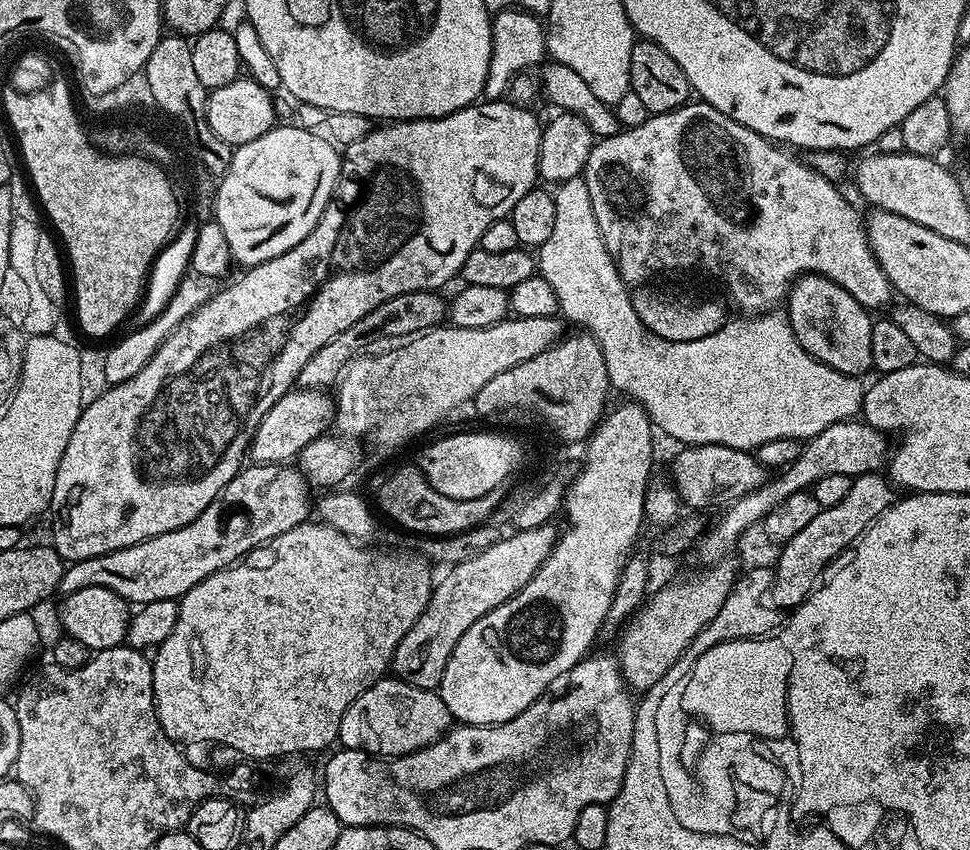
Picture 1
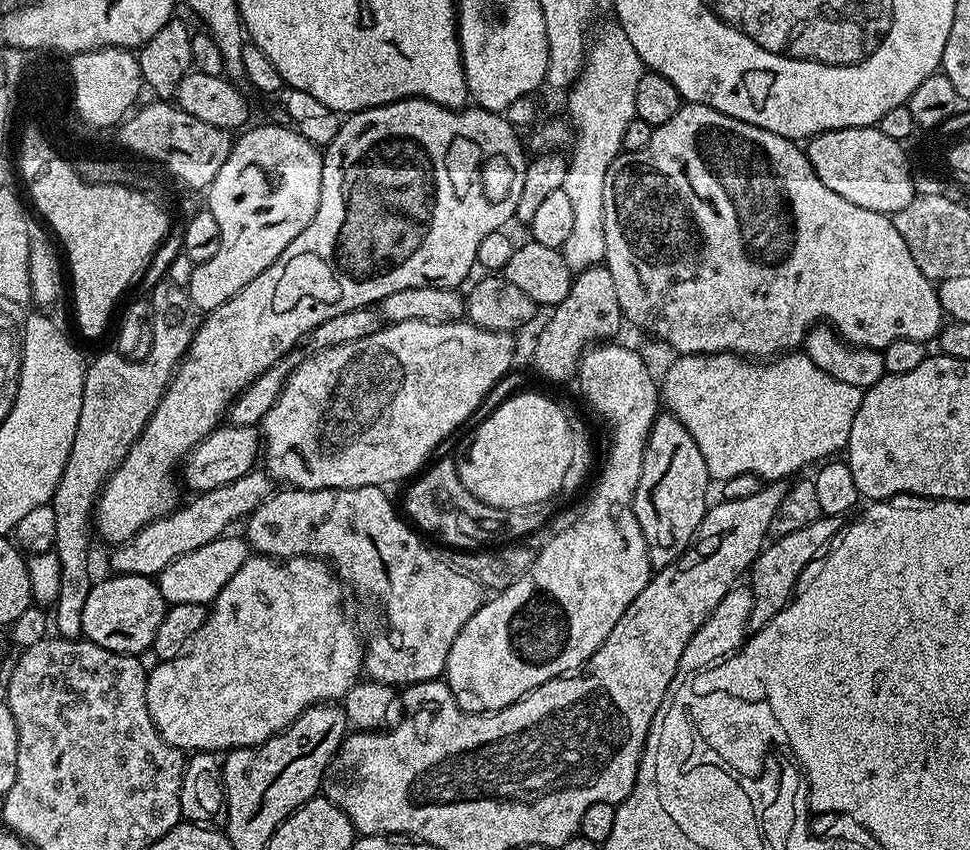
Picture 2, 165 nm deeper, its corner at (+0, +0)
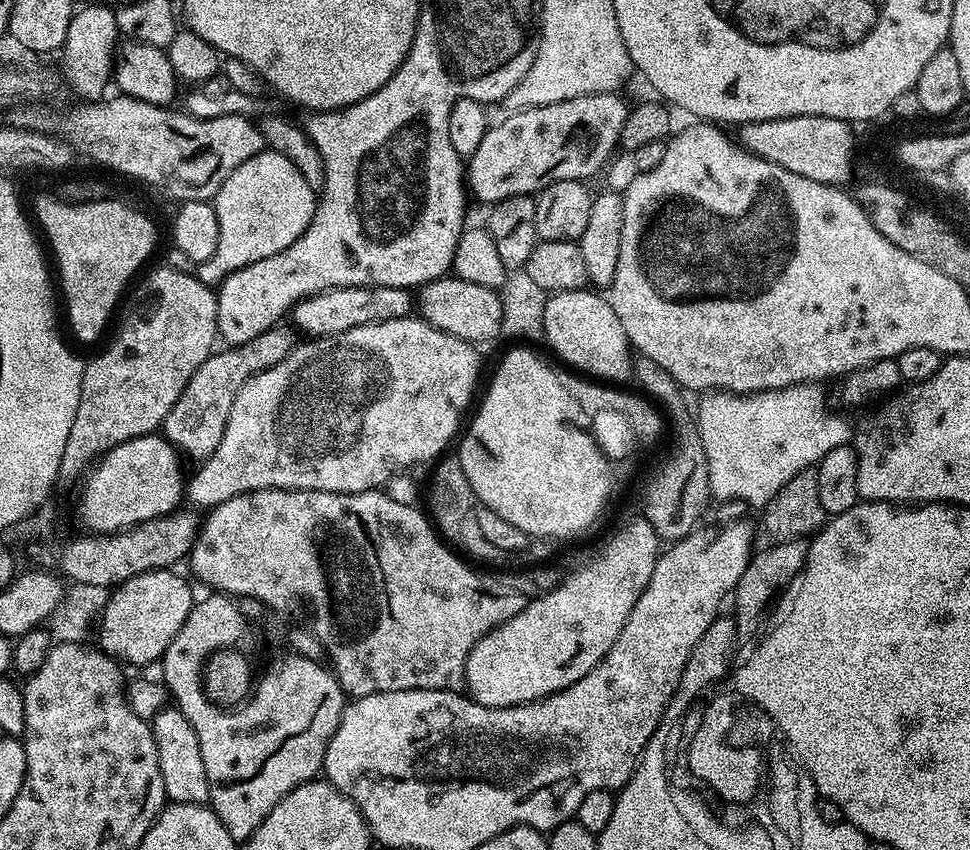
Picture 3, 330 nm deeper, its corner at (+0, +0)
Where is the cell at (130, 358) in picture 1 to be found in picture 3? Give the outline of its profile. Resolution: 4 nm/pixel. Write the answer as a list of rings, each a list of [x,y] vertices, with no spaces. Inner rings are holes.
[[[271,150],[259,152],[254,158],[242,162],[222,182],[214,203],[218,214],[218,250],[206,262],[198,265],[203,284],[218,286],[234,270],[262,262],[286,246],[290,246],[310,226],[316,212],[317,193],[306,186],[306,178],[298,174],[294,162],[282,158]]]

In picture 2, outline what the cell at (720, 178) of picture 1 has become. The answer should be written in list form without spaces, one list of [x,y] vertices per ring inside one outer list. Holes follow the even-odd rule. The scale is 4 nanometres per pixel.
[[[681,103],[678,114],[674,114],[670,122],[653,127],[650,142],[646,142],[642,150],[621,151],[614,162],[610,162],[604,191],[604,237],[603,263],[614,278],[621,317],[636,328],[645,328],[681,356],[734,352],[745,358],[772,358],[799,349],[809,328],[821,322],[835,328],[841,340],[857,348],[883,350],[898,338],[935,341],[946,320],[933,281],[928,280],[926,274],[918,270],[918,262],[910,258],[910,250],[906,250],[906,242],[902,242],[902,234],[898,234],[893,226],[891,215],[854,206],[854,202],[846,202],[842,194],[834,194],[834,190],[818,178],[814,166],[808,161],[807,151],[802,150],[797,141],[787,140],[785,136],[762,130],[738,118],[730,118],[709,104]]]

